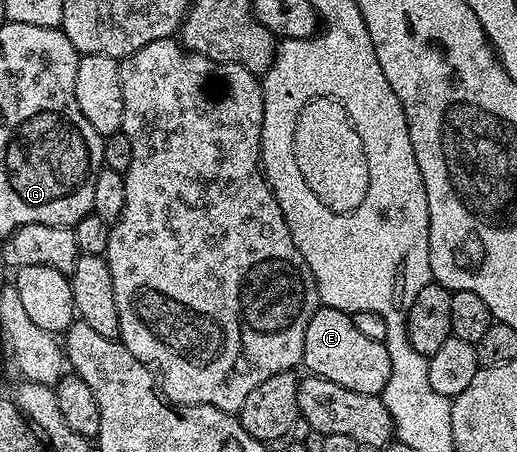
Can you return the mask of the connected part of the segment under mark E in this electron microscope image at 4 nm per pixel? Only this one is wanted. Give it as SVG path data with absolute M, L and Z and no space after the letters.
M319 307L308 323L301 364L306 365L307 374L323 377L332 383L340 383L340 387L348 387L348 391L361 393L381 394L390 374L390 360L385 344L363 335L356 328L351 314L325 307Z

